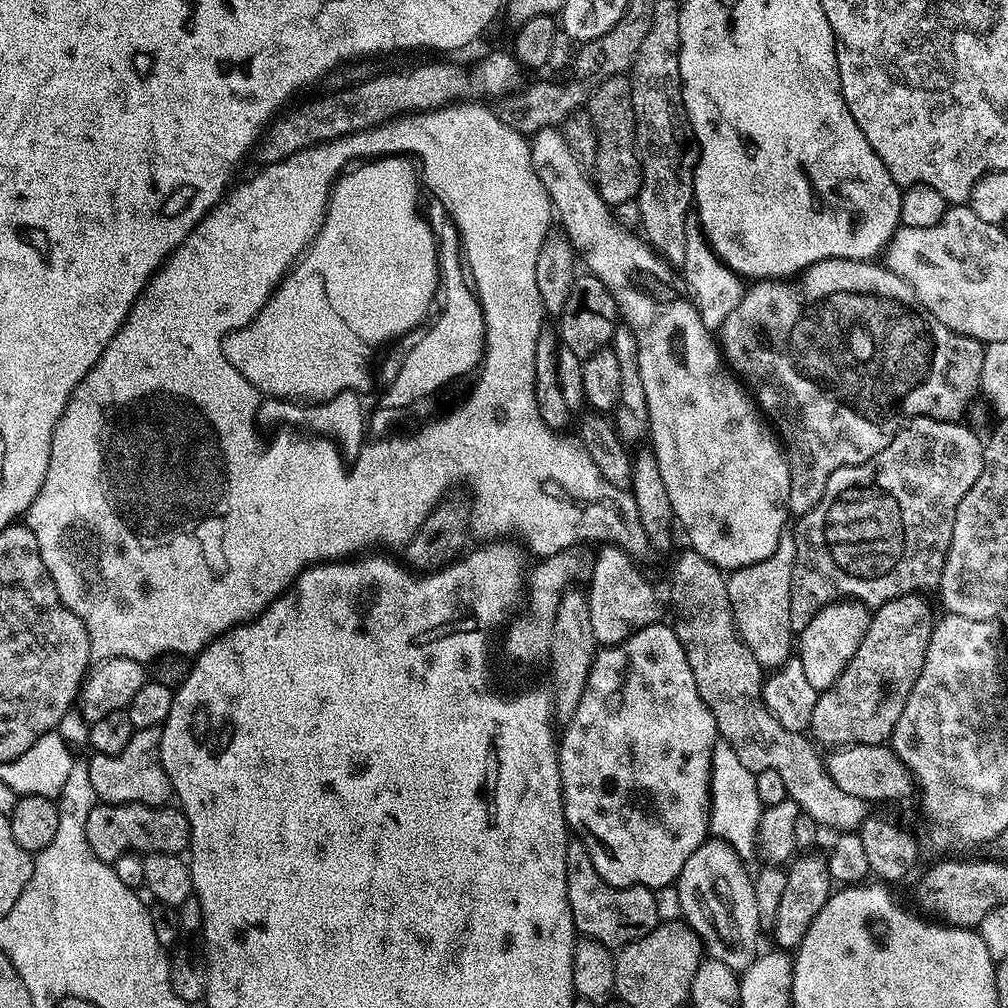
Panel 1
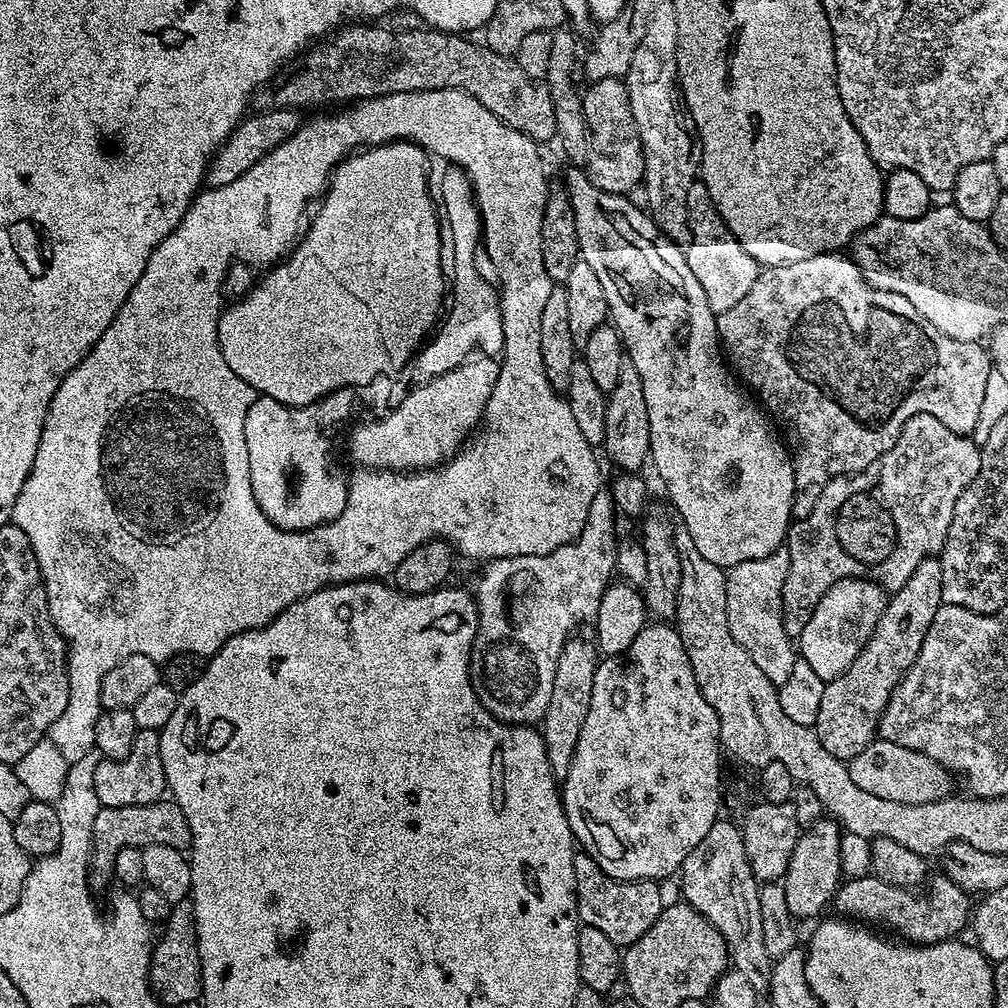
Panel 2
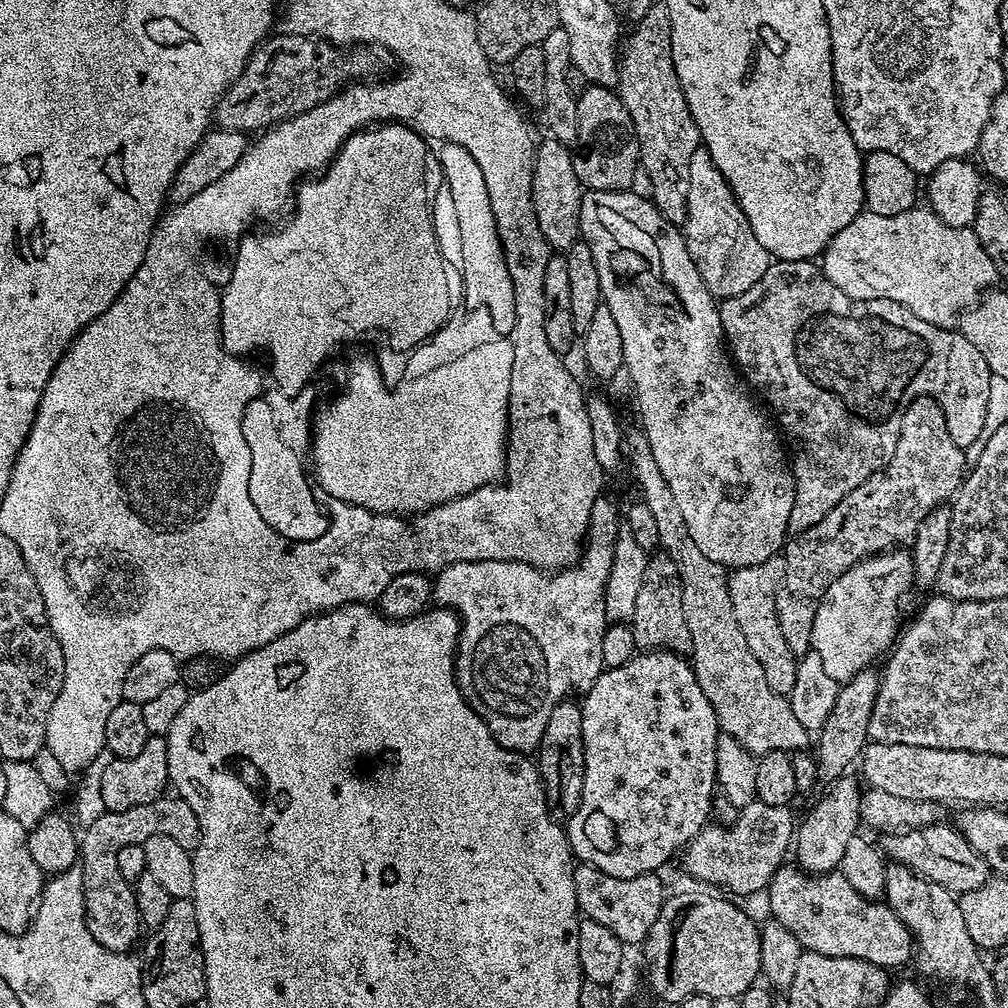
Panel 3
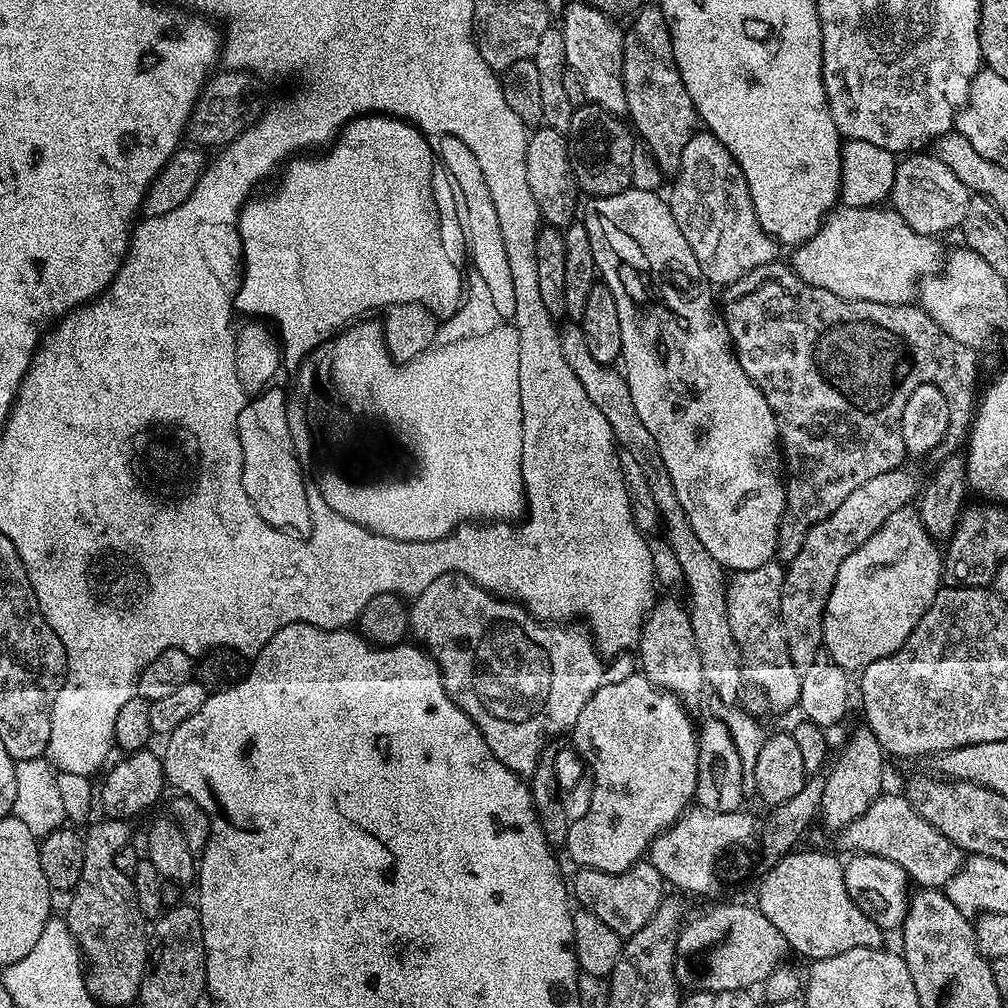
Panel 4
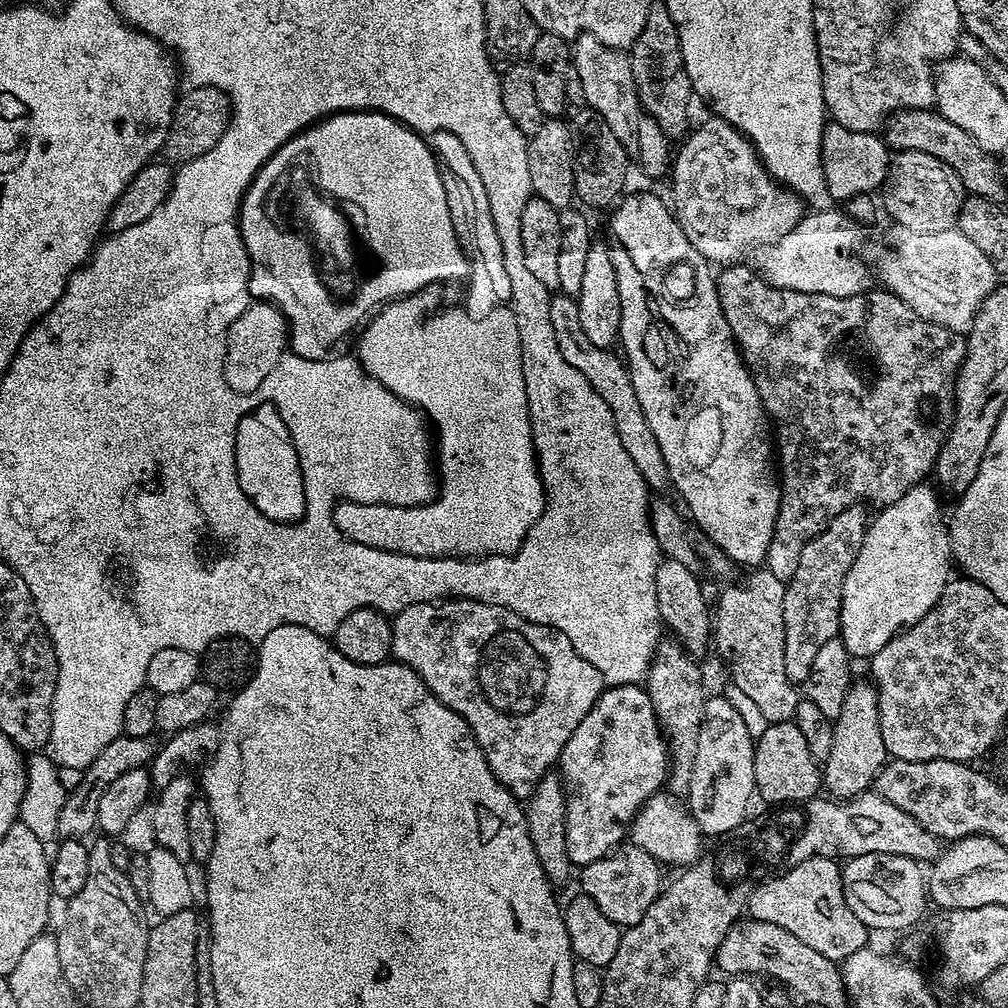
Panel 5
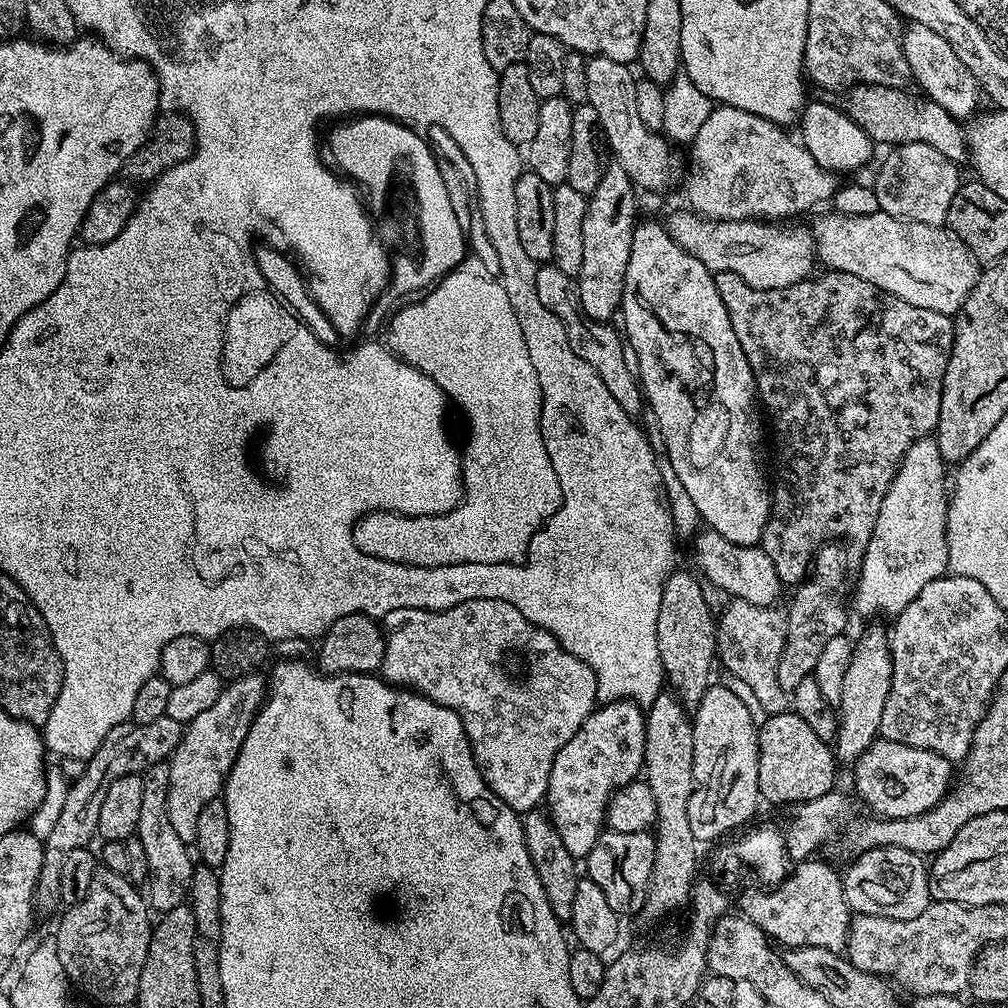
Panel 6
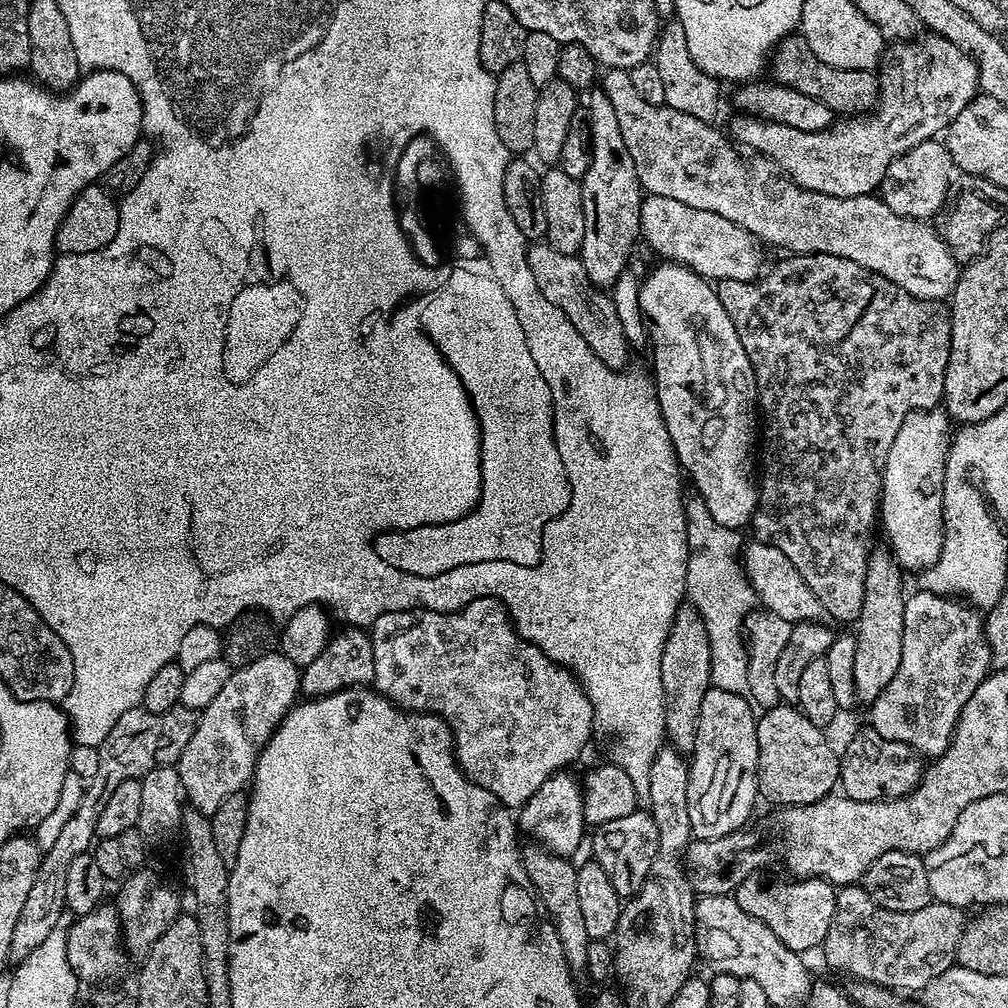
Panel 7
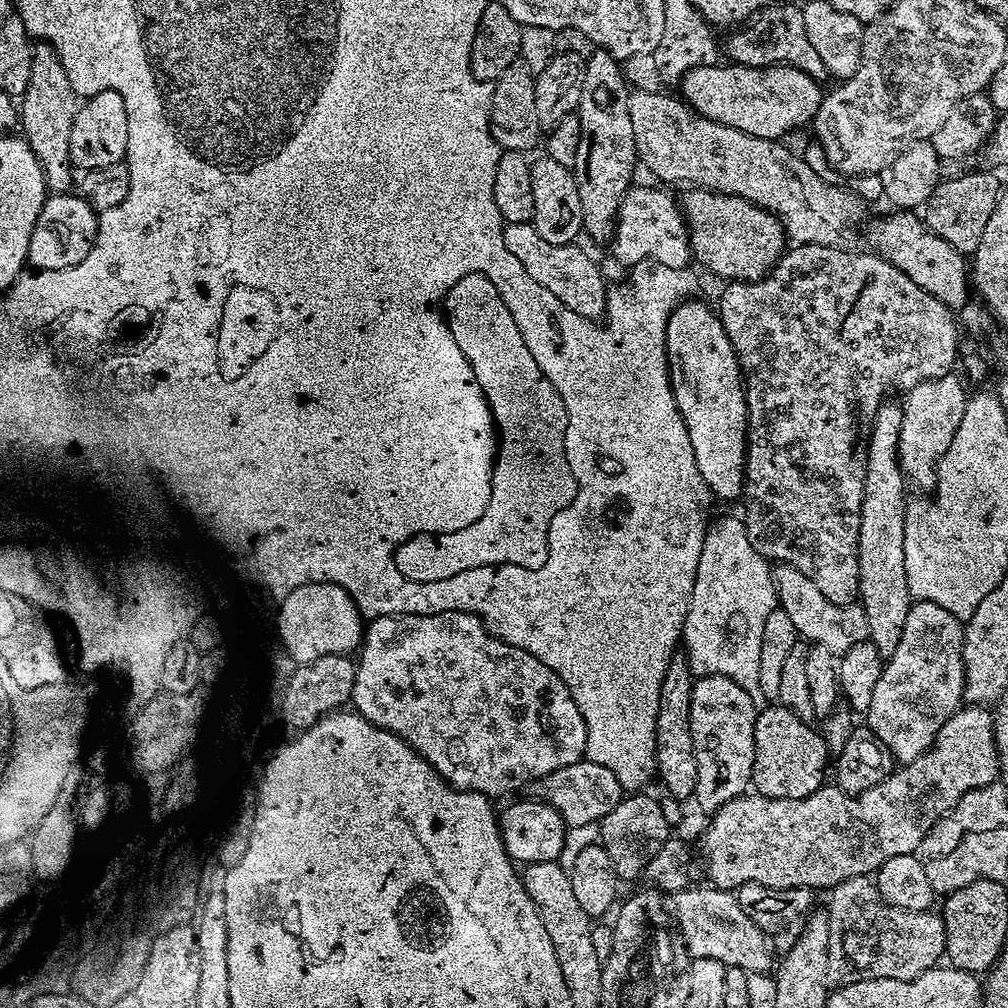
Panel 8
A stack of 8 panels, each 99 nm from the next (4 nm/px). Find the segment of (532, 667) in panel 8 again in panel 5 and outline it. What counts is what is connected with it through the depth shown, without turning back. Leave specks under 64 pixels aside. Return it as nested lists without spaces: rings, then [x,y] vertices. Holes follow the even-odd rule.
[[[449,598],[406,606],[391,621],[391,659],[410,666],[443,704],[468,723],[490,770],[517,798],[531,796],[542,777],[557,767],[570,734],[578,730],[578,722],[590,714],[590,706],[594,706],[606,687],[602,674],[570,646],[566,634],[557,628],[530,622],[502,606]]]

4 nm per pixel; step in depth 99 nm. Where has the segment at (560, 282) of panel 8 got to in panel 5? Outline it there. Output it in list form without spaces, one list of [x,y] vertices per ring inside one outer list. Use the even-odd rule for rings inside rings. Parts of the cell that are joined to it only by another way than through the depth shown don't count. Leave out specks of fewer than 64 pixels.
[[[563,294],[552,296],[552,301],[550,302],[550,322],[554,322],[556,337],[560,339],[560,348],[564,351],[566,362],[570,362],[570,366],[574,366],[574,370],[582,373],[590,382],[590,386],[594,386],[598,398],[602,398],[602,402],[606,402],[606,406],[610,406],[610,414],[614,418],[614,426],[618,430],[618,438],[622,438],[622,446],[626,446],[626,454],[630,454],[630,458],[634,461],[634,466],[638,466],[638,472],[642,474],[642,478],[648,484],[649,489],[656,494],[667,493],[664,491],[669,491],[670,481],[666,458],[662,458],[662,446],[658,446],[658,438],[654,438],[654,430],[650,430],[650,422],[646,422],[646,414],[642,414],[642,402],[638,402],[638,394],[634,394],[634,382],[631,374],[628,372],[627,363],[619,355],[616,357],[615,351],[594,346],[588,341],[586,334],[582,334],[582,322],[578,322],[578,306],[573,297]]]

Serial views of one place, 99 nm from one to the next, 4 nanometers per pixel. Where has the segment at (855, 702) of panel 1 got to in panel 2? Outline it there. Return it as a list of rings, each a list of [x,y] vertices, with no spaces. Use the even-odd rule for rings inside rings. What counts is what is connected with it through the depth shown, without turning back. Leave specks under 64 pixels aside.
[[[929,558],[918,562],[914,574],[906,578],[906,586],[887,597],[884,613],[878,618],[864,649],[841,676],[835,676],[825,683],[814,731],[824,749],[834,754],[834,758],[845,762],[853,760],[877,739],[880,715],[888,704],[888,695],[918,658],[926,630],[930,630],[930,622],[934,622],[934,614],[938,614],[943,603],[939,559]]]

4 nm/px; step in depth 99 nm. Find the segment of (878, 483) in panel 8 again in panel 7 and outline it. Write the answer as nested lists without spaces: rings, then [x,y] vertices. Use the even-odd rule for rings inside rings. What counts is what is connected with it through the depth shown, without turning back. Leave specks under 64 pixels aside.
[[[887,550],[869,551],[862,610],[854,625],[856,649],[854,650],[854,678],[852,685],[856,699],[864,706],[870,706],[890,684],[890,678],[897,673],[902,656],[902,630],[904,629],[904,580],[900,566]]]

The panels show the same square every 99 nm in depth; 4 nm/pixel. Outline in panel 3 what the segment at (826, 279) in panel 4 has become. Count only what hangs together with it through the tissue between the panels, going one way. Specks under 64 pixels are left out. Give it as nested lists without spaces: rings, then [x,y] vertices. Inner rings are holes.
[[[917,206],[902,214],[874,214],[861,211],[848,226],[842,226],[822,253],[824,276],[855,300],[889,300],[906,306],[918,318],[939,328],[952,328],[958,317],[969,306],[977,303],[993,287],[998,279],[990,254],[982,250],[982,242],[971,227],[959,228],[942,222],[927,207]]]

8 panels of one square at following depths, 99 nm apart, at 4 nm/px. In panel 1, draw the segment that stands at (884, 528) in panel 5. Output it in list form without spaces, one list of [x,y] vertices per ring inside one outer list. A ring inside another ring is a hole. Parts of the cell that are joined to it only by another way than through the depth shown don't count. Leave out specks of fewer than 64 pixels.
[[[841,598],[833,604],[824,605],[798,633],[798,658],[802,662],[802,670],[806,670],[810,686],[814,686],[818,694],[826,691],[840,677],[850,658],[854,658],[862,638],[866,638],[871,621],[869,605],[856,598]]]

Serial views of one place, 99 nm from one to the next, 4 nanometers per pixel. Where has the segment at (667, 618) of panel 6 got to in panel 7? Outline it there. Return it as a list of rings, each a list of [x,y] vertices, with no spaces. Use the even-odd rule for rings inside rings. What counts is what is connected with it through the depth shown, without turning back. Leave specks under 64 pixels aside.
[[[683,603],[674,614],[666,646],[662,646],[662,690],[666,714],[666,740],[677,752],[691,754],[698,730],[698,710],[702,698],[713,683],[710,674],[710,646],[702,616],[693,604]]]

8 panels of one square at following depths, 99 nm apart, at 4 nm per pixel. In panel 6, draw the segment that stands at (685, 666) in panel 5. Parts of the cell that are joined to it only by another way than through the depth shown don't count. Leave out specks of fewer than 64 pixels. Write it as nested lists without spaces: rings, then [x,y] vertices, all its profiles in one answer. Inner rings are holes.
[[[661,690],[658,698],[647,707],[644,722],[644,767],[642,779],[650,786],[650,794],[654,794],[656,807],[656,822],[654,835],[656,838],[656,853],[654,854],[654,870],[648,887],[648,897],[644,903],[643,919],[660,920],[671,914],[675,908],[682,909],[689,903],[693,885],[698,880],[696,874],[696,848],[698,841],[694,838],[694,830],[690,830],[690,794],[694,778],[694,738],[692,737],[692,721],[689,709],[668,690]]]

